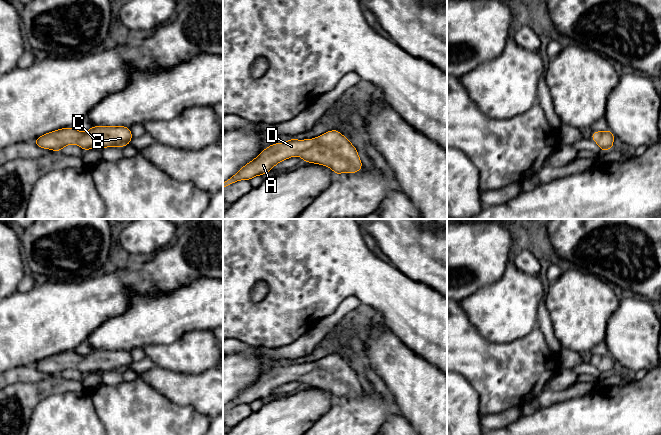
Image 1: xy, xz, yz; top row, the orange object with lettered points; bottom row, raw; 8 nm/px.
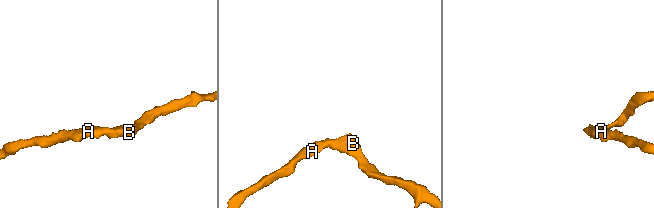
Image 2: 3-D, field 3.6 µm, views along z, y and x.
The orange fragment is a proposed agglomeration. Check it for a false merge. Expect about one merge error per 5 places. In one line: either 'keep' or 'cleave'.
keep

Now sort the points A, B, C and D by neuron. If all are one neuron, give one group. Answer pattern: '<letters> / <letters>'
A B C D

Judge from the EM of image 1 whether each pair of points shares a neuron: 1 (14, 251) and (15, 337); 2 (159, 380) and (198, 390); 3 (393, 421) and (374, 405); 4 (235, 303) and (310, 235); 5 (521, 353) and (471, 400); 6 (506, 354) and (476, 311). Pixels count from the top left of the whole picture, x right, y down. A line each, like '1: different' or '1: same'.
1: different
2: same
3: different
4: same
5: different
6: different

